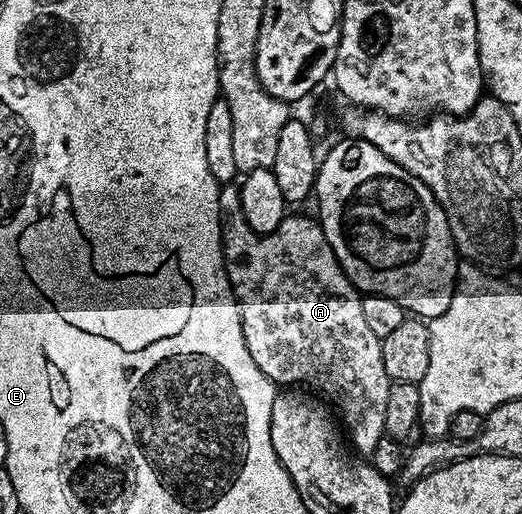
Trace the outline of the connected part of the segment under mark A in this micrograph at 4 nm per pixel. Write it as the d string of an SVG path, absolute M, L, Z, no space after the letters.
M228 183L220 190L220 243L224 246L224 270L228 272L228 282L232 284L232 293L236 296L236 304L240 307L242 335L246 339L250 359L254 359L254 363L258 363L258 371L262 371L262 375L269 377L273 385L277 387L303 387L305 390L319 395L329 406L335 407L337 410L340 408L341 413L338 413L338 417L350 438L351 448L357 454L371 455L378 439L384 437L386 395L390 384L386 375L386 367L382 363L382 347L380 346L382 339L378 335L374 335L374 331L370 331L370 327L366 324L366 318L362 316L361 294L349 281L342 271L338 259L332 254L332 248L322 231L319 220L312 218L311 221L308 217L288 215L274 233L256 233L244 221L239 188L235 184Z

